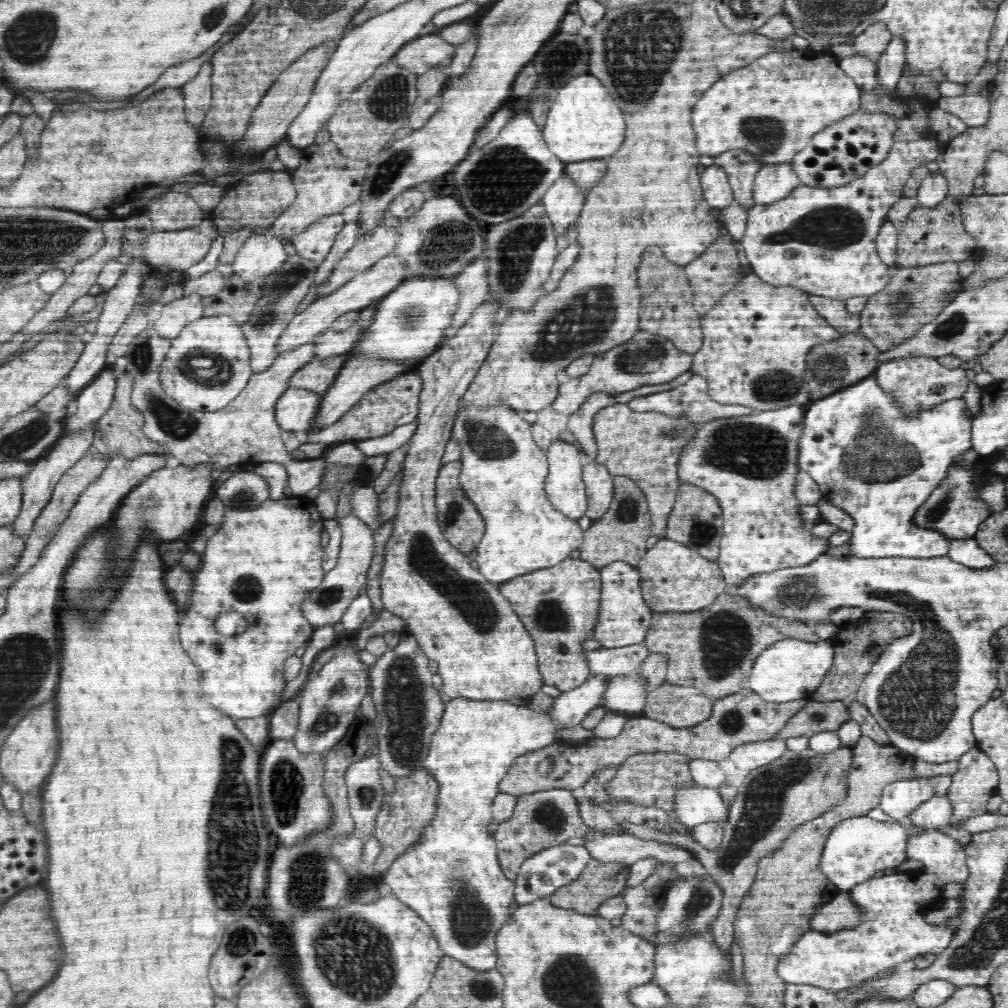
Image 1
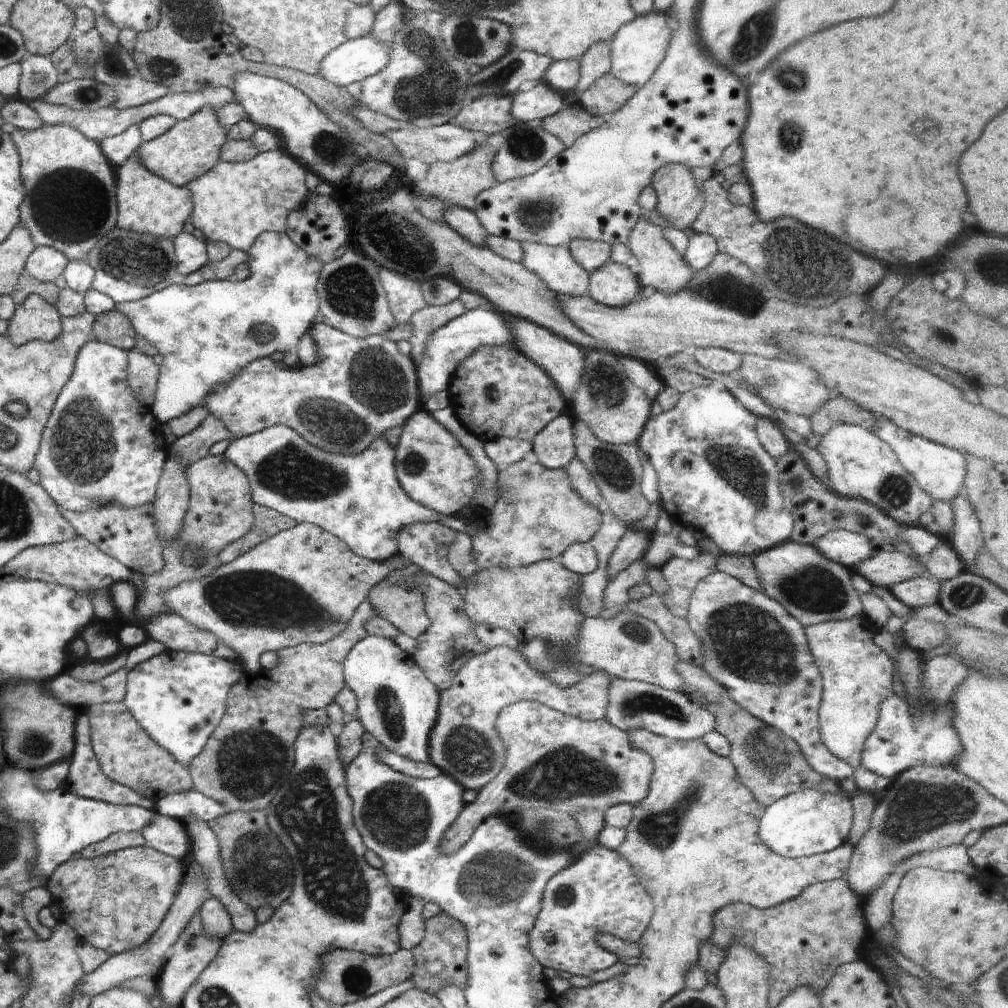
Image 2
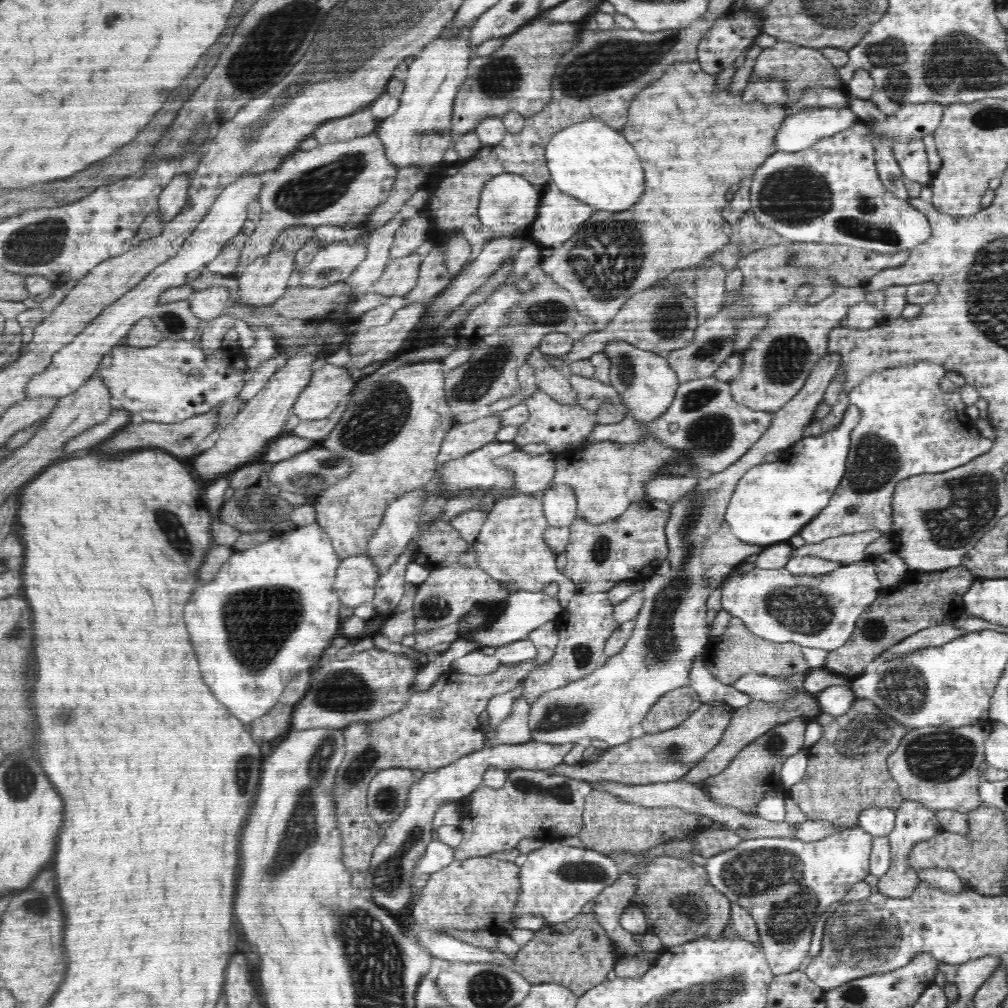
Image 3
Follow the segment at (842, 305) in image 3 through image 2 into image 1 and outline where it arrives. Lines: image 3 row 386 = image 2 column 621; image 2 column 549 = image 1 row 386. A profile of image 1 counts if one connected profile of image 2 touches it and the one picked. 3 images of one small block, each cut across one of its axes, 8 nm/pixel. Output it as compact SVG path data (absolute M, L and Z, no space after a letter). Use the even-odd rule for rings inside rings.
M746 274L731 292L724 294L718 304L712 307L702 318L702 333L703 345L698 352L693 354L693 363L691 372L694 375L703 376L707 382L707 394L714 400L722 405L734 404L750 408L751 411L767 411L778 410L785 406L802 405L807 406L811 401L811 395L808 383L803 377L806 368L807 354L810 349L817 344L830 342L842 338L840 331L834 329L826 323L826 320L820 316L820 313L813 307L810 301L810 295L798 288L792 286L773 286L763 282L758 276L754 274Z

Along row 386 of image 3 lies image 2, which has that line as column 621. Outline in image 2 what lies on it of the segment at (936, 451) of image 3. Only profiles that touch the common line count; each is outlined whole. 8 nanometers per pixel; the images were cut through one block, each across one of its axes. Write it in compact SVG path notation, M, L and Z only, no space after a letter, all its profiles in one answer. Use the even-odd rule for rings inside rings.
M596 844L547 882L542 908L529 935L529 950L543 968L564 971L568 976L589 977L590 974L602 972L619 961L616 954L607 952L598 944L598 934L611 934L626 943L638 943L648 929L654 907L652 897L645 886L641 885L631 864L617 850Z

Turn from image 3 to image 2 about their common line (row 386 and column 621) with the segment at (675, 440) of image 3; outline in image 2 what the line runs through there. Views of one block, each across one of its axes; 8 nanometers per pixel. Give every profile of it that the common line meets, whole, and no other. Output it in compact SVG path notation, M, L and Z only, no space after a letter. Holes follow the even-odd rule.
M611 677L607 695L608 704L604 719L627 734L636 729L646 729L655 735L683 741L702 739L705 734L715 730L716 721L713 714L692 702L684 693L677 693L644 681Z

